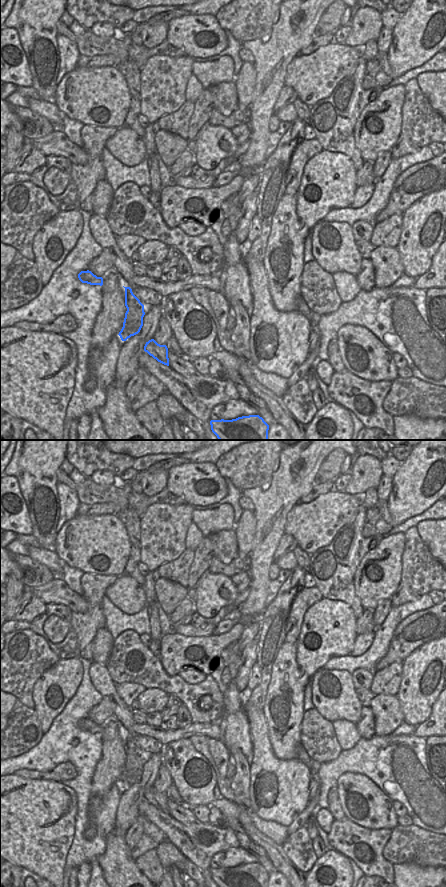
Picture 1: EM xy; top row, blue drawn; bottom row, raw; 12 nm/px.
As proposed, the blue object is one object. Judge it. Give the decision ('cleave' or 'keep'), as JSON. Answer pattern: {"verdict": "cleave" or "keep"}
{"verdict": "cleave"}

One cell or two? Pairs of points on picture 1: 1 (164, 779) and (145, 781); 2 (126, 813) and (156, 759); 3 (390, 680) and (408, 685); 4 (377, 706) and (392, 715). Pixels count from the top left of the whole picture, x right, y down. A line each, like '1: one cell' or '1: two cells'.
1: two cells
2: one cell
3: two cells
4: one cell

